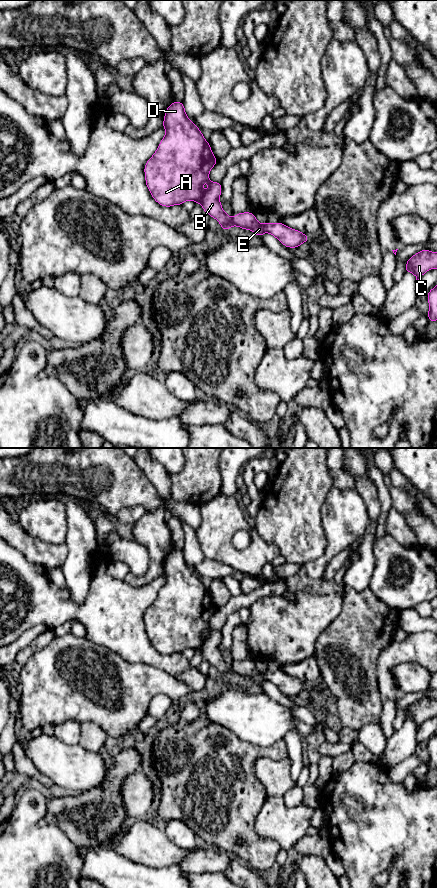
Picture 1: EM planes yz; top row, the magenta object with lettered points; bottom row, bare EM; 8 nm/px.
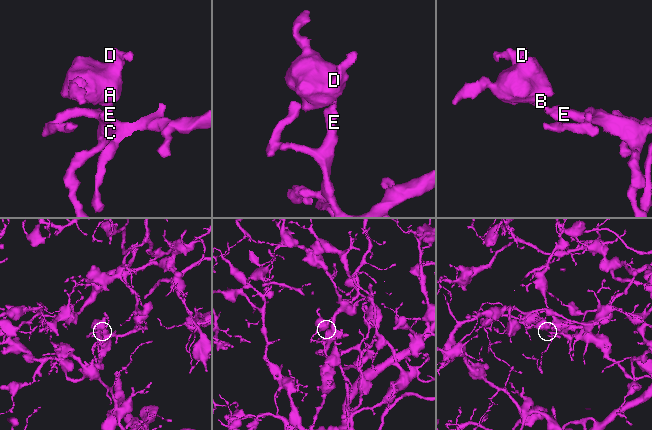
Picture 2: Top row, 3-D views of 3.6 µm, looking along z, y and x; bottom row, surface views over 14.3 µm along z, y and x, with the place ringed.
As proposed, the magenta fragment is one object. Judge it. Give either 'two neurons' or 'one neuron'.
one neuron

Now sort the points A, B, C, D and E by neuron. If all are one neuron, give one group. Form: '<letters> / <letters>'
A B C D E

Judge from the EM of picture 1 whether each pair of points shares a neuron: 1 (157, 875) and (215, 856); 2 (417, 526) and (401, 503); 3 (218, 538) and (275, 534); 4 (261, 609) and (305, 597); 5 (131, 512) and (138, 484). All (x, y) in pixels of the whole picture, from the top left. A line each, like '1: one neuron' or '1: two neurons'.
1: two neurons
2: one neuron
3: two neurons
4: one neuron
5: two neurons

